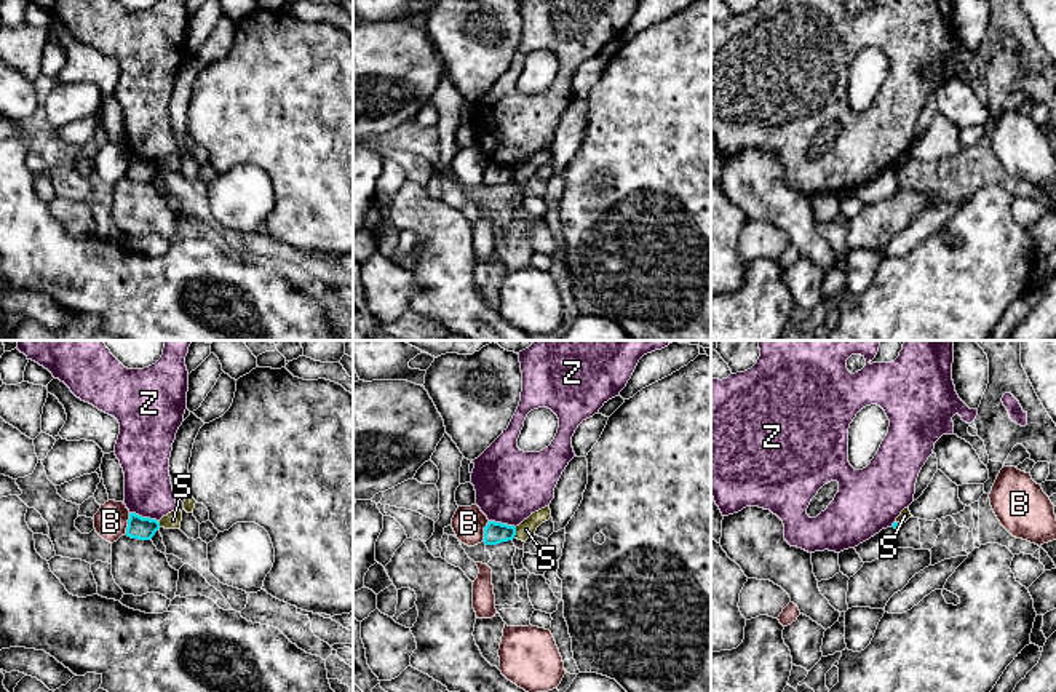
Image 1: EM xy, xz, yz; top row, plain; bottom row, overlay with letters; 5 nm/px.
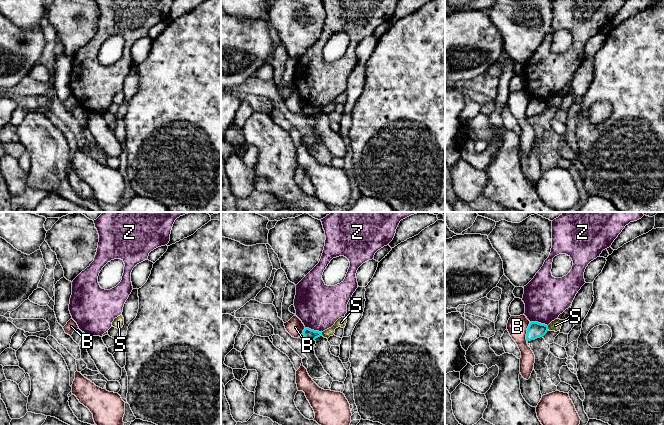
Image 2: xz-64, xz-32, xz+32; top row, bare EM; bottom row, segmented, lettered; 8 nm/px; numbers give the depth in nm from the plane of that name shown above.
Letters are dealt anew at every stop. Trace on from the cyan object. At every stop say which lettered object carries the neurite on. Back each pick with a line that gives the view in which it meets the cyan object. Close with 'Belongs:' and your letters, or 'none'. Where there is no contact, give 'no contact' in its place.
Belongs: none

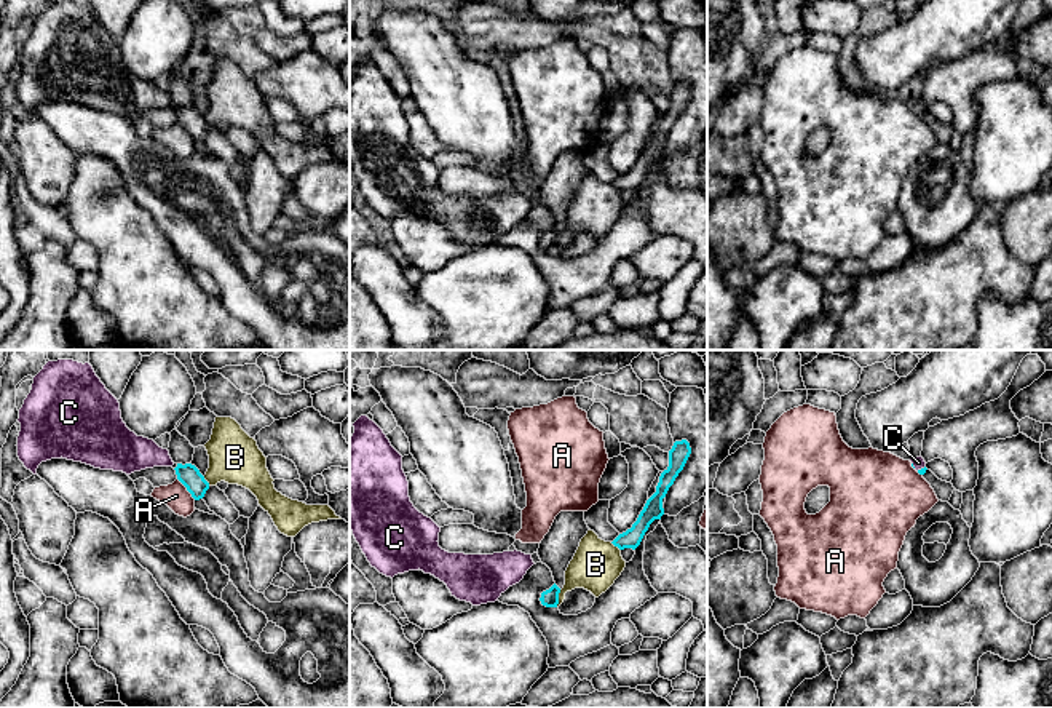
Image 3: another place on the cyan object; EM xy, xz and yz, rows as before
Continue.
C: contact in yz
Belongs: C

